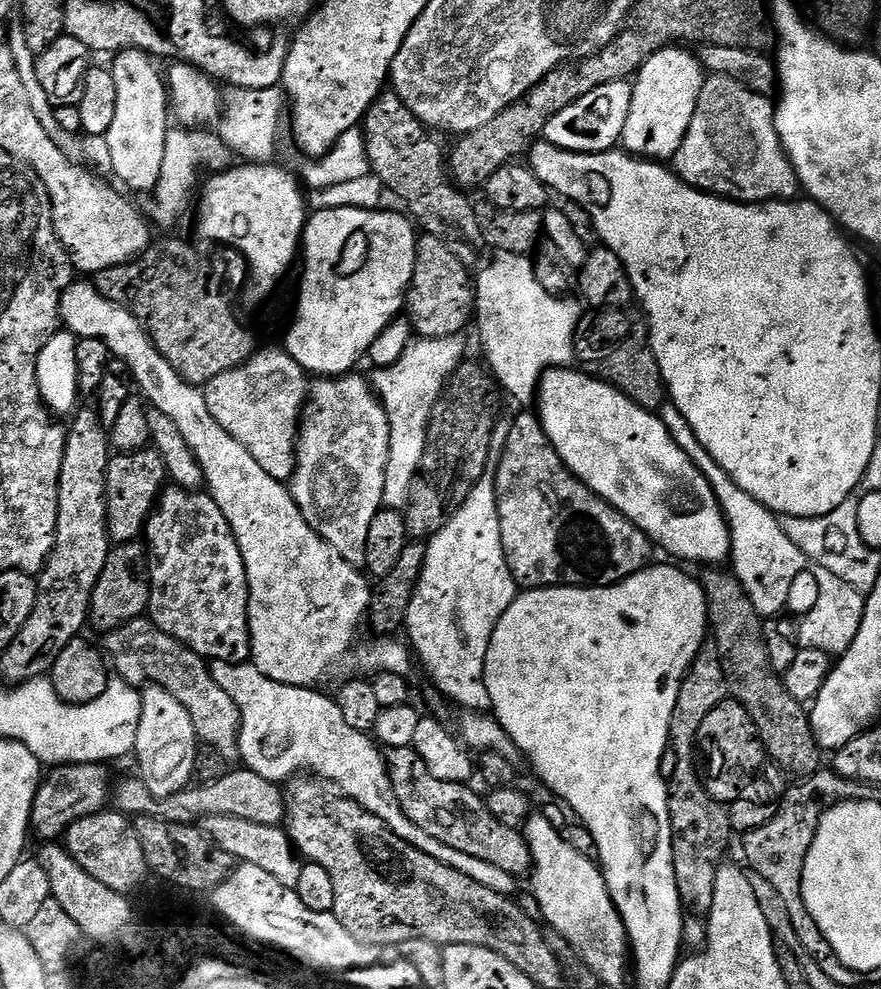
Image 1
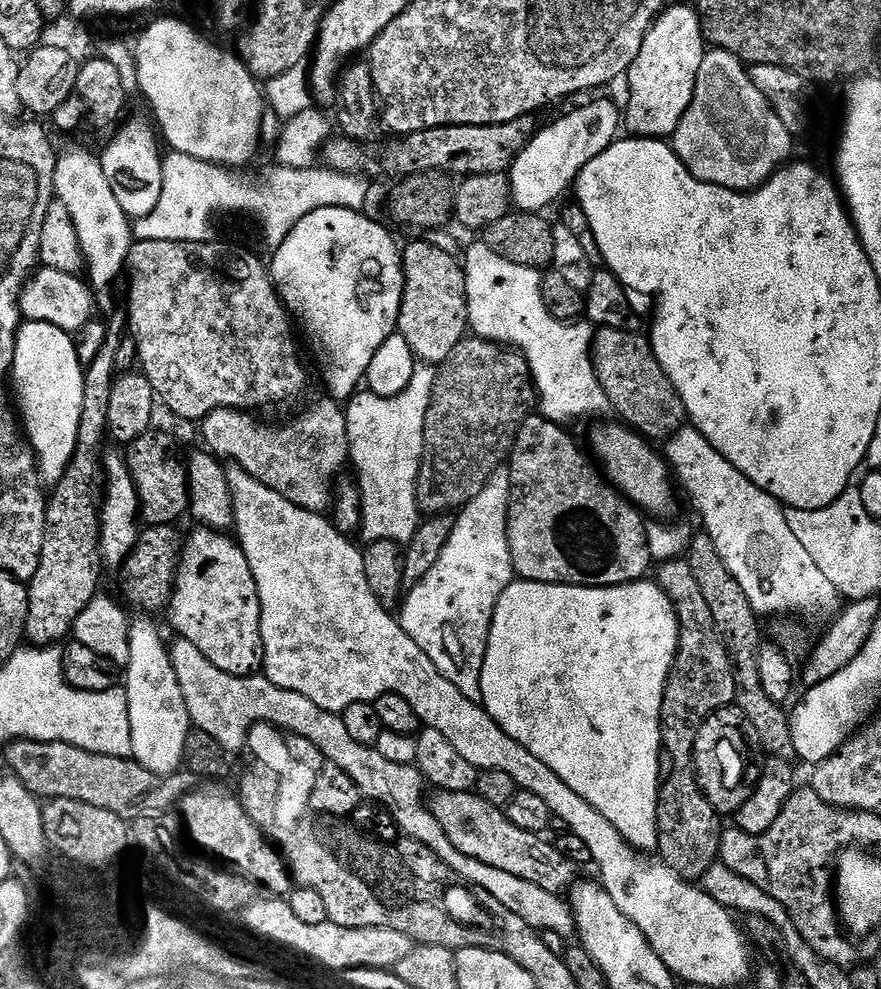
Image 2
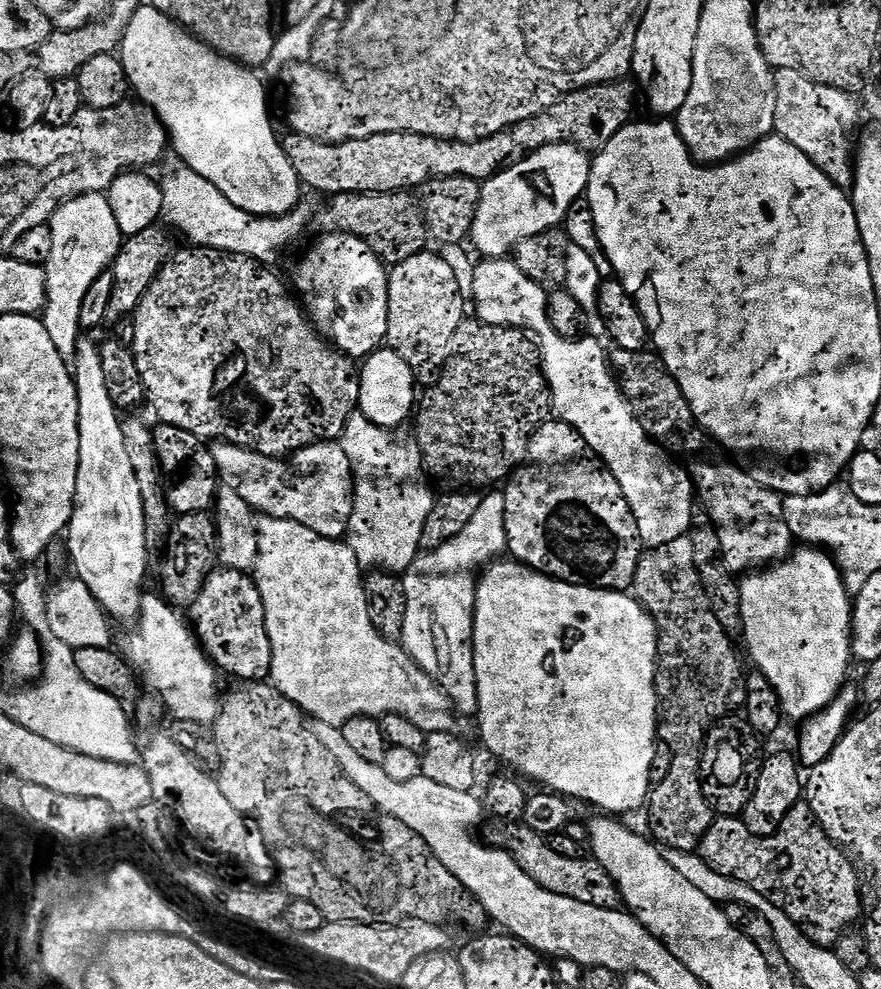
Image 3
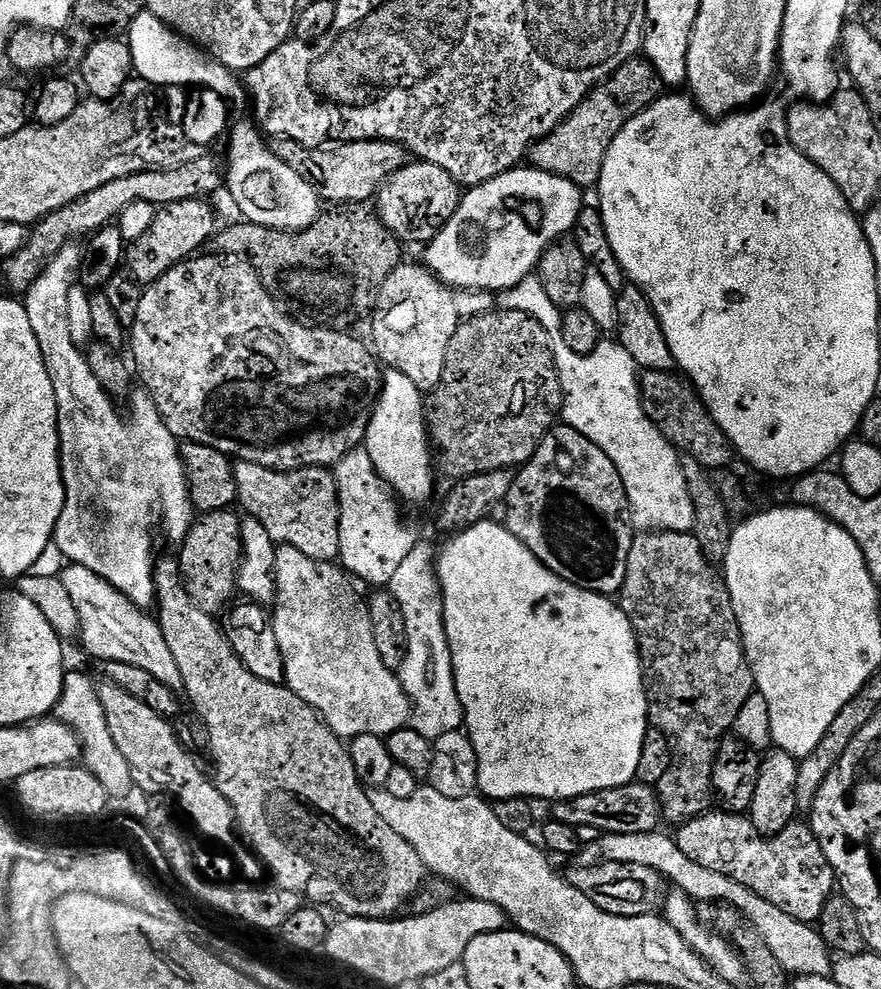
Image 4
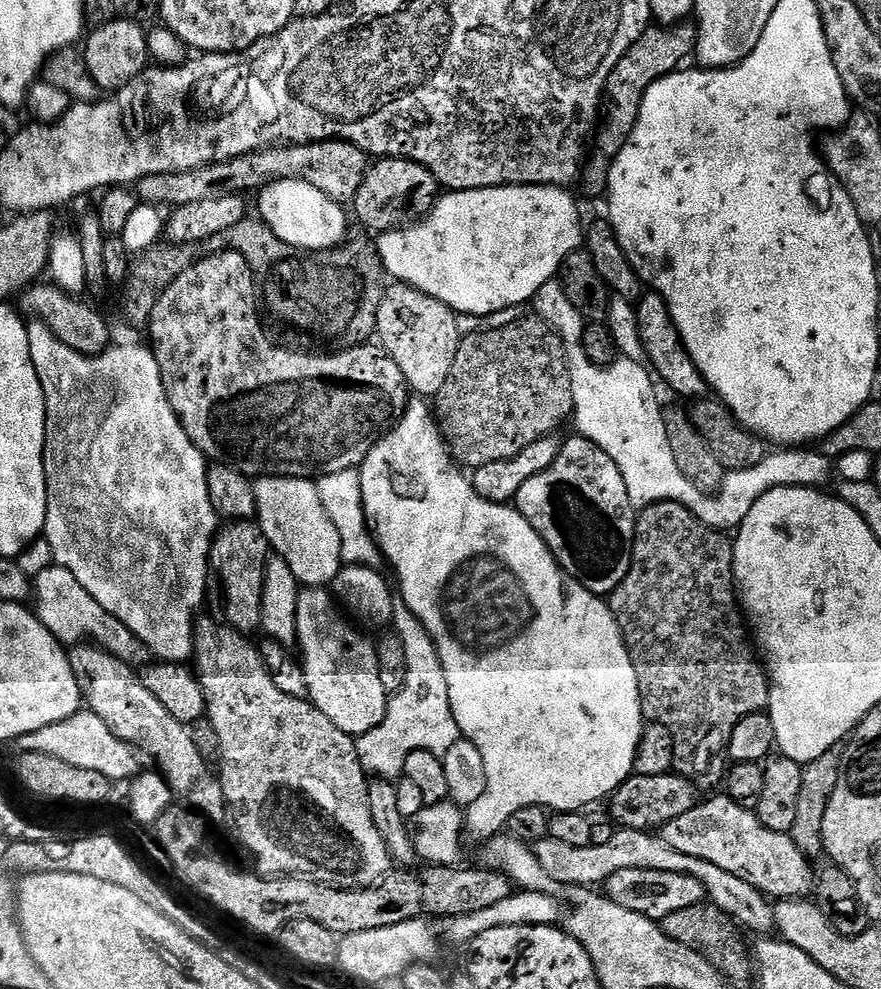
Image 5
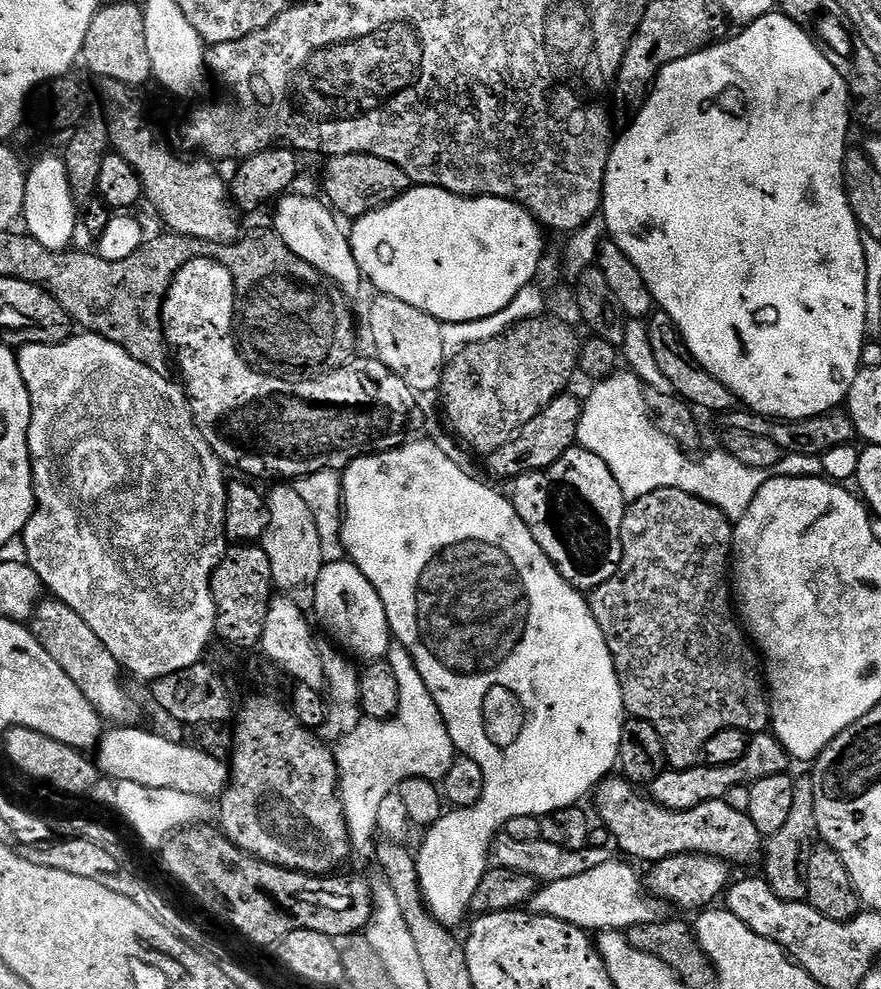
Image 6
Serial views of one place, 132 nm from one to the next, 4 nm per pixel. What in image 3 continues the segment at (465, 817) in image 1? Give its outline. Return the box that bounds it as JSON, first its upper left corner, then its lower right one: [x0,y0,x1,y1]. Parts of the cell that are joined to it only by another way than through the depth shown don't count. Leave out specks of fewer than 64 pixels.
[502,822,621,909]

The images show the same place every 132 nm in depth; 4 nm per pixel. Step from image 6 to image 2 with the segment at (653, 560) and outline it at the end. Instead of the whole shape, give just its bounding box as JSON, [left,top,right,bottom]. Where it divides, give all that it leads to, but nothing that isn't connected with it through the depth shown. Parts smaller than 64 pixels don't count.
[654,558,736,882]

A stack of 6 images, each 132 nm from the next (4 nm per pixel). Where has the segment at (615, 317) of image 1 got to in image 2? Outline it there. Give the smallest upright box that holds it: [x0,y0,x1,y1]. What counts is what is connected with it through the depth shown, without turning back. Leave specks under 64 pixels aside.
[592,328,686,442]

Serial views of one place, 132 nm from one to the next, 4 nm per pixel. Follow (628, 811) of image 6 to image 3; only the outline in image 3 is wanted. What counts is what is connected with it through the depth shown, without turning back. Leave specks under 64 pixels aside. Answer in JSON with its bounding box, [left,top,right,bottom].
[698,802,861,949]

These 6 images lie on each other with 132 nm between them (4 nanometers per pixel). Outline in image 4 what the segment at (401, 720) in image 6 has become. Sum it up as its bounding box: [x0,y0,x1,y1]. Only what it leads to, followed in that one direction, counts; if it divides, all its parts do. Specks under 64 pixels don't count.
[390,542,464,741]

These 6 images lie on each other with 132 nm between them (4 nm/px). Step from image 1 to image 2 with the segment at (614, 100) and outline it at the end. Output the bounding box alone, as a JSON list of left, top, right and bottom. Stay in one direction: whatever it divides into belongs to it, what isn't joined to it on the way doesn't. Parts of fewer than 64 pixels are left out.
[510,100,622,213]

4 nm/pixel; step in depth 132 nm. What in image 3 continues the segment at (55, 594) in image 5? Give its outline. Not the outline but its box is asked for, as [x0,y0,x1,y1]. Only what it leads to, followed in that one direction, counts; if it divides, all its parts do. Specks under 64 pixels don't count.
[127,595,222,725]

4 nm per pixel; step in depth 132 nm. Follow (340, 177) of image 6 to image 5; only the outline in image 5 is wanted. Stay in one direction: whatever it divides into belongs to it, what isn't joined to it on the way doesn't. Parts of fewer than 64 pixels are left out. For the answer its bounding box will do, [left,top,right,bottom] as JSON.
[354,158,438,234]

